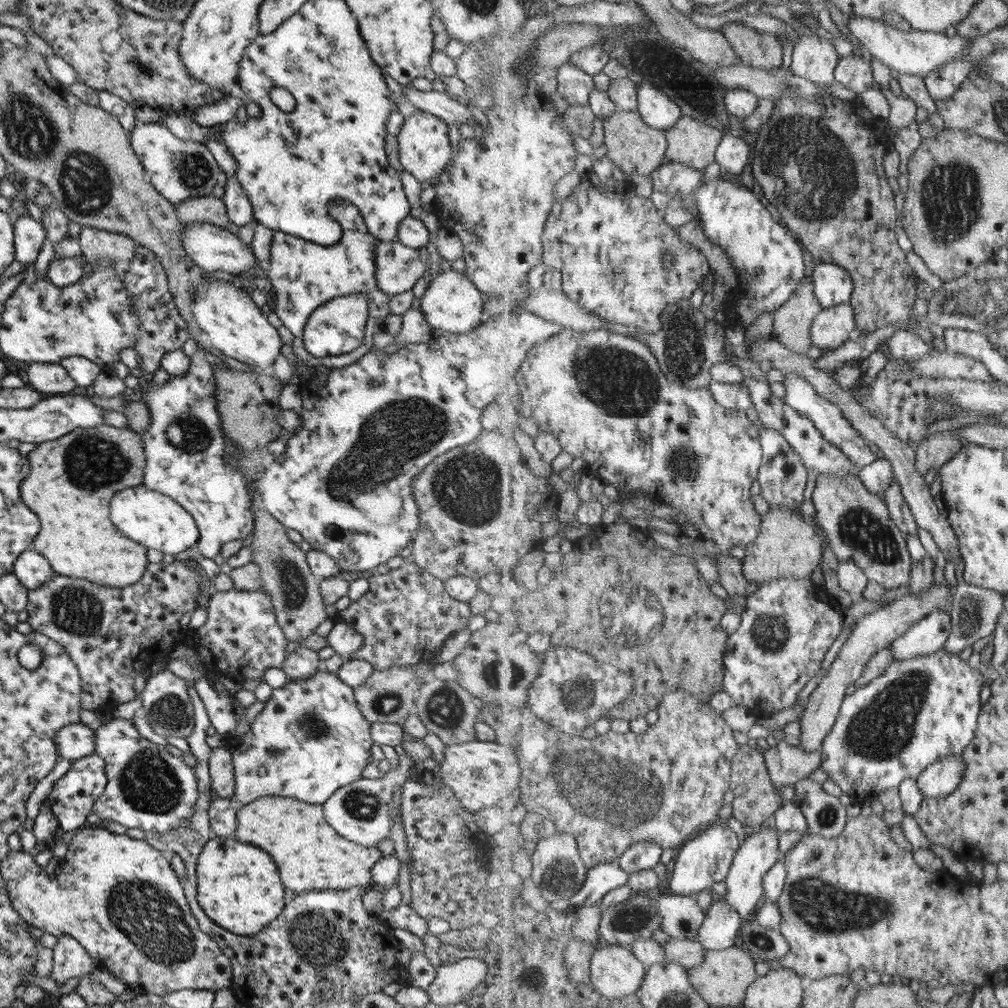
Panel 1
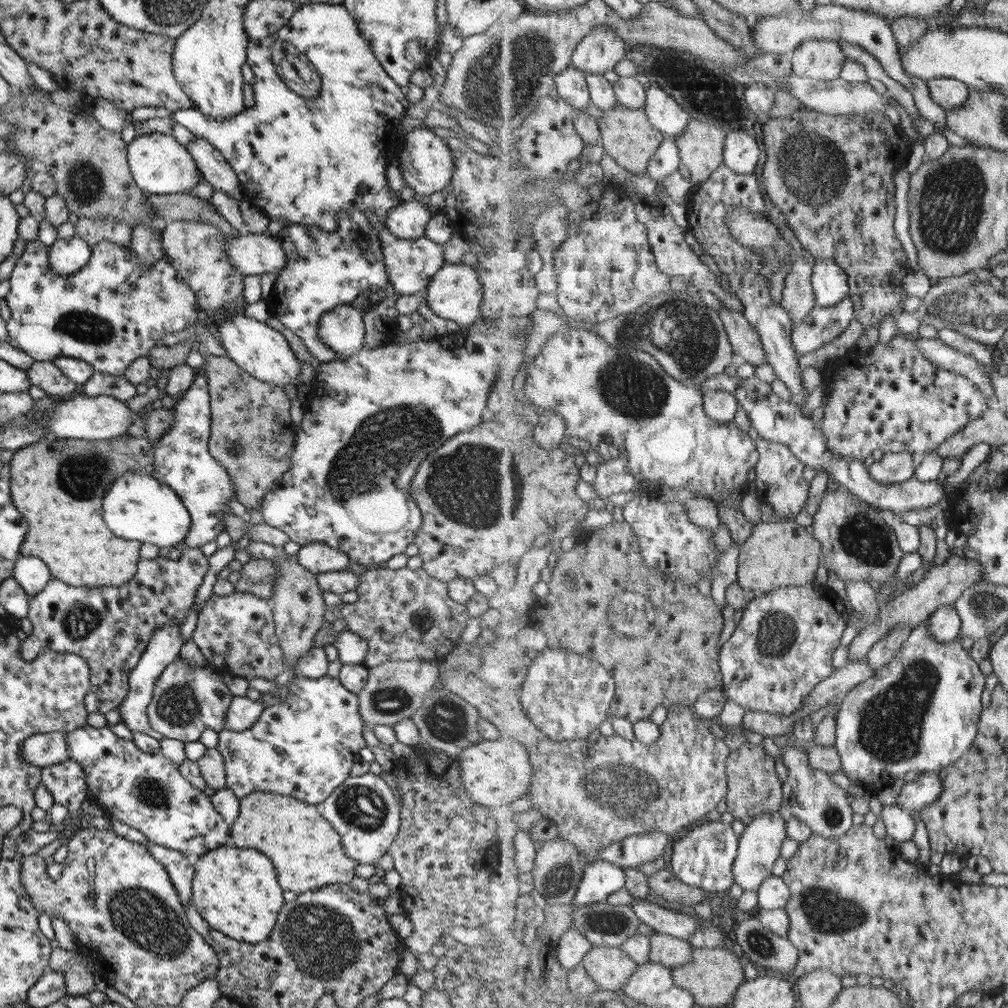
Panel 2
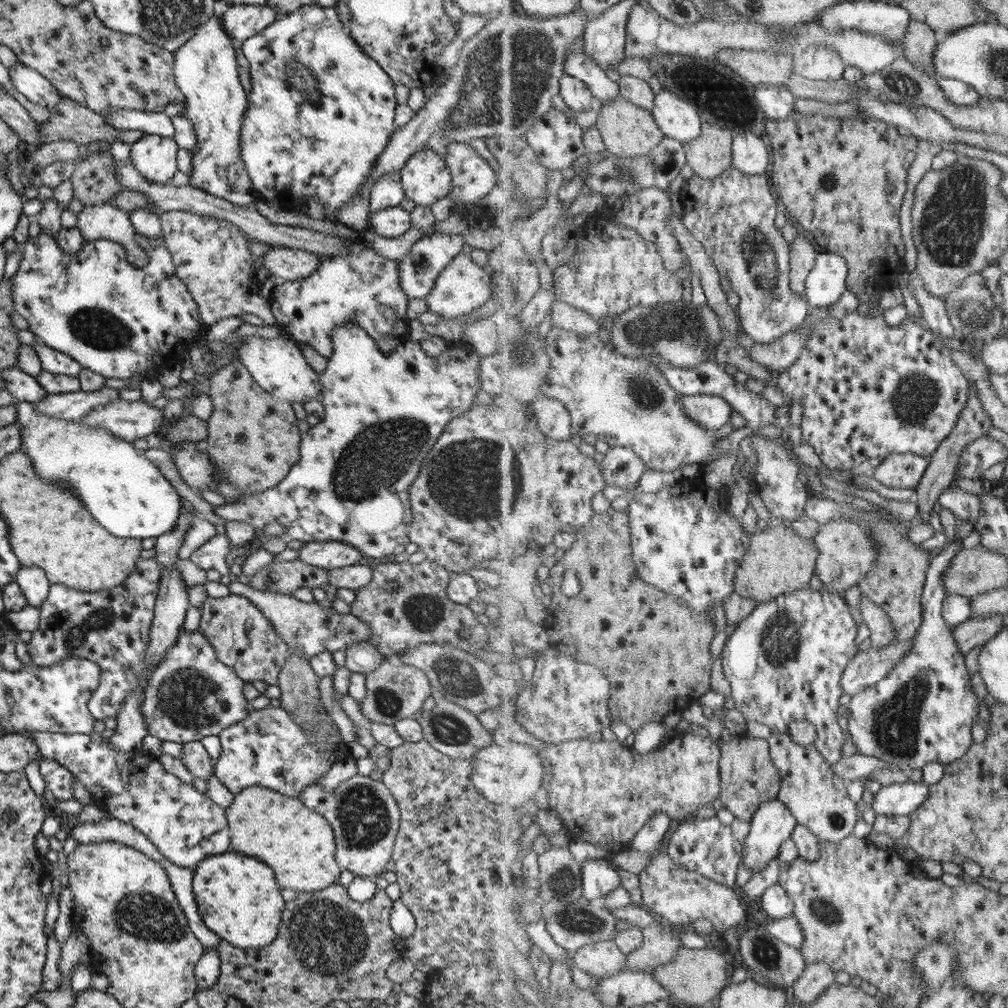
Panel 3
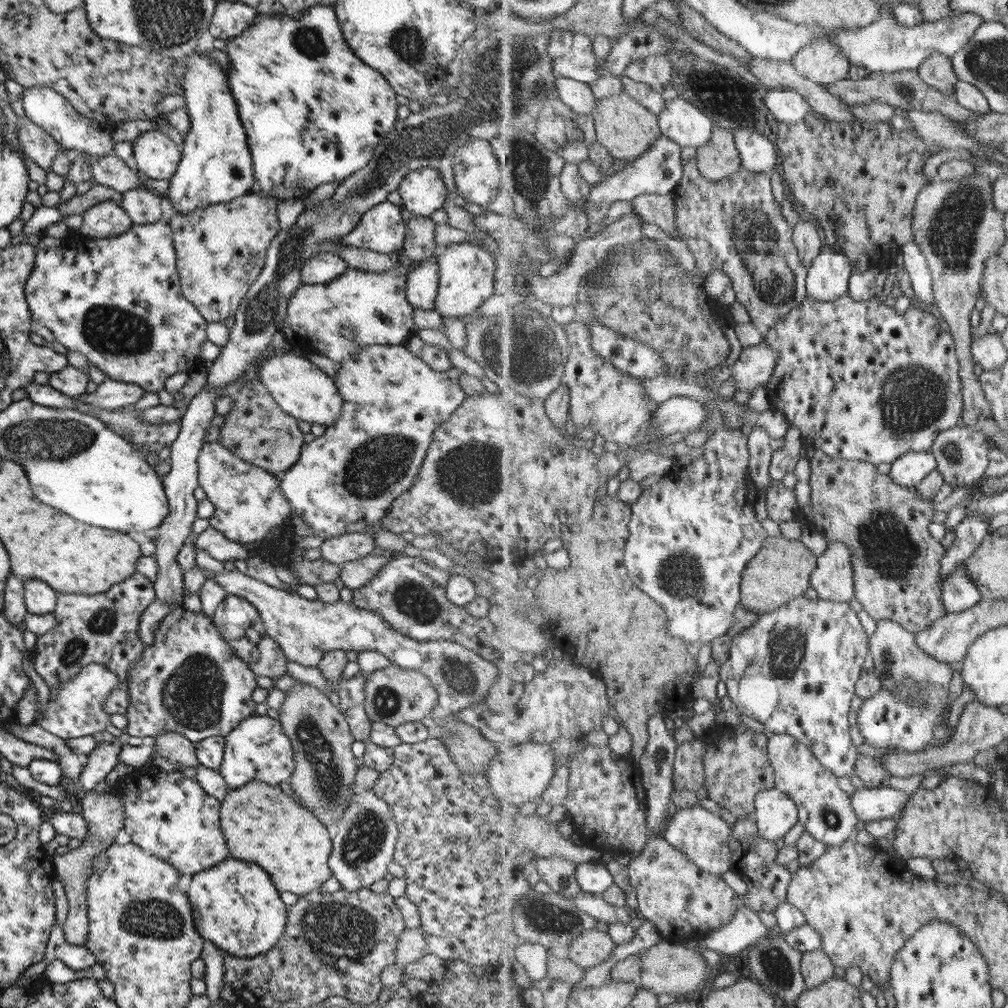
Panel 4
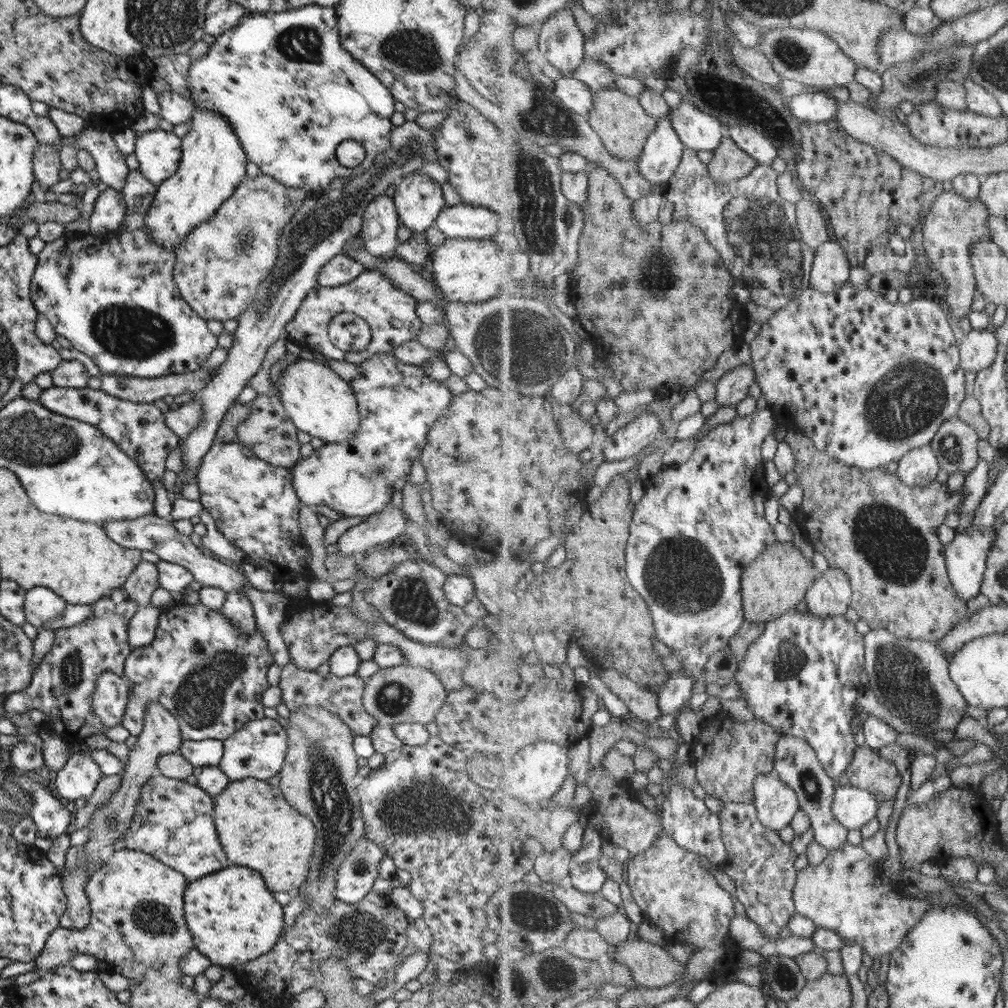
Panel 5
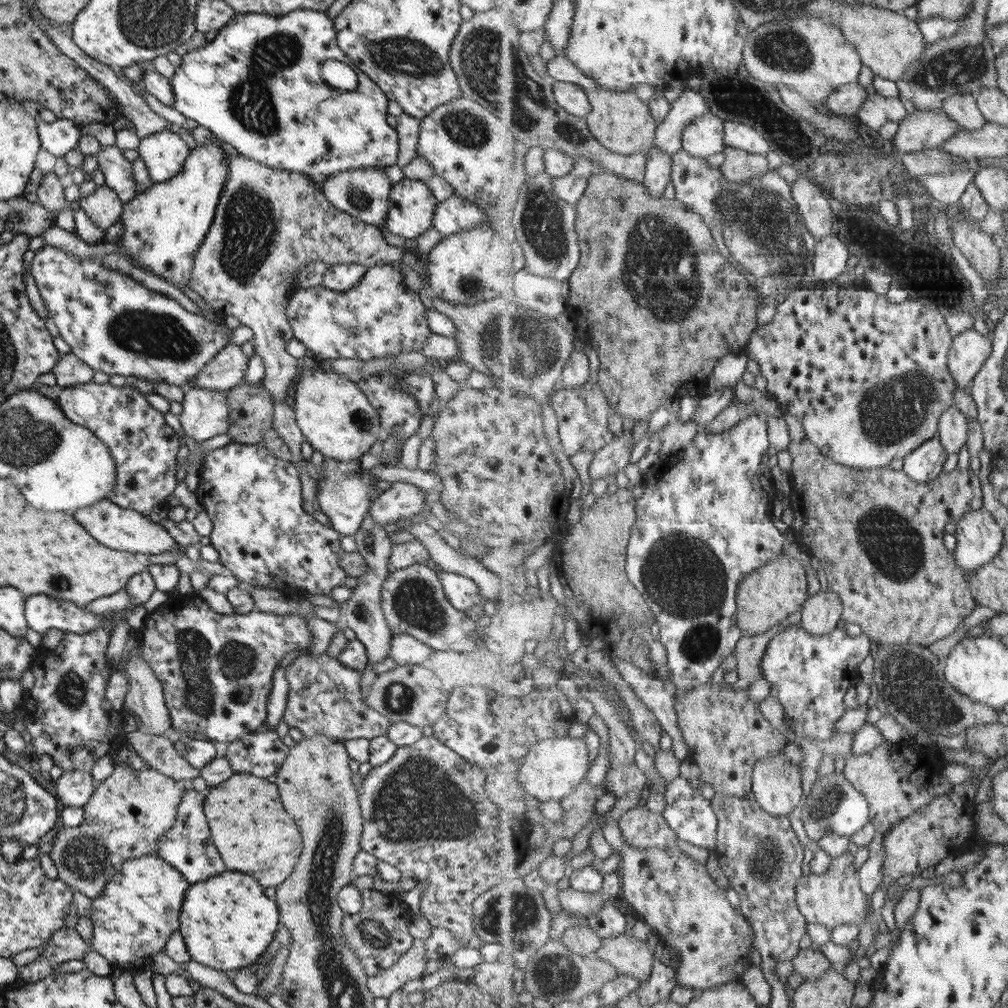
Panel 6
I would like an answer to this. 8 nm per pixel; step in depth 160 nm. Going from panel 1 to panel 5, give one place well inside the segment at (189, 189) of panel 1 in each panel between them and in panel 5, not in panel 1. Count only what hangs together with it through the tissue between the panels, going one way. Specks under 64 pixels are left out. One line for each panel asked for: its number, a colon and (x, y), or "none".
2: (158, 164)
3: (153, 156)
4: (156, 156)
5: (157, 152)

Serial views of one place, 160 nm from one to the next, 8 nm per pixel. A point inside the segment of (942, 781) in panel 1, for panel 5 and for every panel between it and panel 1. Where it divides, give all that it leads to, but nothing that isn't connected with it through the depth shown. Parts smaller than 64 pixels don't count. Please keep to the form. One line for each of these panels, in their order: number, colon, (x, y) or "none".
2: (922, 792)
3: (900, 799)
4: (873, 804)
5: (854, 808)

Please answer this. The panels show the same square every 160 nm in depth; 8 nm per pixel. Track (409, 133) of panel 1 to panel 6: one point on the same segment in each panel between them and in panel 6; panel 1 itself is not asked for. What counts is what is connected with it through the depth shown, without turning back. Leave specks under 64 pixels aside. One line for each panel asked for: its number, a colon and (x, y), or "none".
2: (426, 164)
3: (424, 178)
4: (422, 191)
5: (417, 200)
6: (409, 214)

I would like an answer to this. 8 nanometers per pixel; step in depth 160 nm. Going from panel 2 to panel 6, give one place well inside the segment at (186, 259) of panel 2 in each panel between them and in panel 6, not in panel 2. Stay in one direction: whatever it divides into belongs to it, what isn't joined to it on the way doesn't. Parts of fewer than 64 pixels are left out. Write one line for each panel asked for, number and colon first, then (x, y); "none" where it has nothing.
3: (211, 258)
4: (219, 251)
5: (221, 262)
6: (268, 224)

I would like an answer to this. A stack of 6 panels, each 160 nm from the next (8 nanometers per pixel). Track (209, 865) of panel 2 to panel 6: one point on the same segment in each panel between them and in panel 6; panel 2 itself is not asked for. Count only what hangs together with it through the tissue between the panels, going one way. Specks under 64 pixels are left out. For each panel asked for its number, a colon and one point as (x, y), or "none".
3: (236, 897)
4: (234, 906)
5: (232, 918)
6: (226, 923)

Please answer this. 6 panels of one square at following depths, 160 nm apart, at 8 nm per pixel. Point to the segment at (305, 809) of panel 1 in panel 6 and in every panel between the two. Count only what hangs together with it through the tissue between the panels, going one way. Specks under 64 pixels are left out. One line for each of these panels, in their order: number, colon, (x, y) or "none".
2: (305, 849)
3: (296, 843)
4: (259, 824)
5: (256, 828)
6: (247, 823)

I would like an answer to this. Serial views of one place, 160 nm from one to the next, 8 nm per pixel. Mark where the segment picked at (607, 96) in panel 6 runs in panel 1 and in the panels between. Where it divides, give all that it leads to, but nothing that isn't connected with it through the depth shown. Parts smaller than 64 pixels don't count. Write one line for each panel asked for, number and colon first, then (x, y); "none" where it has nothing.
1: (636, 148)
2: (628, 136)
3: (629, 131)
4: (626, 128)
5: (624, 125)

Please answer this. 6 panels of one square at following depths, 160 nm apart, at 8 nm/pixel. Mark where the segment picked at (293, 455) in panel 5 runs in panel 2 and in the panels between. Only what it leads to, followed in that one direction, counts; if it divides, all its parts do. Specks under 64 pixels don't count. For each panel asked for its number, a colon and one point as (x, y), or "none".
2: (251, 434)
3: (253, 436)
4: (255, 429)

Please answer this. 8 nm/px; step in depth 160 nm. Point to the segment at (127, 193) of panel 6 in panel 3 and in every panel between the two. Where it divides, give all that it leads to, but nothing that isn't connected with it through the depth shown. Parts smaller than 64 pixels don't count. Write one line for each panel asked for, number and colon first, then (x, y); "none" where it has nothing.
3: (28, 82)
4: (46, 109)
5: (109, 163)

